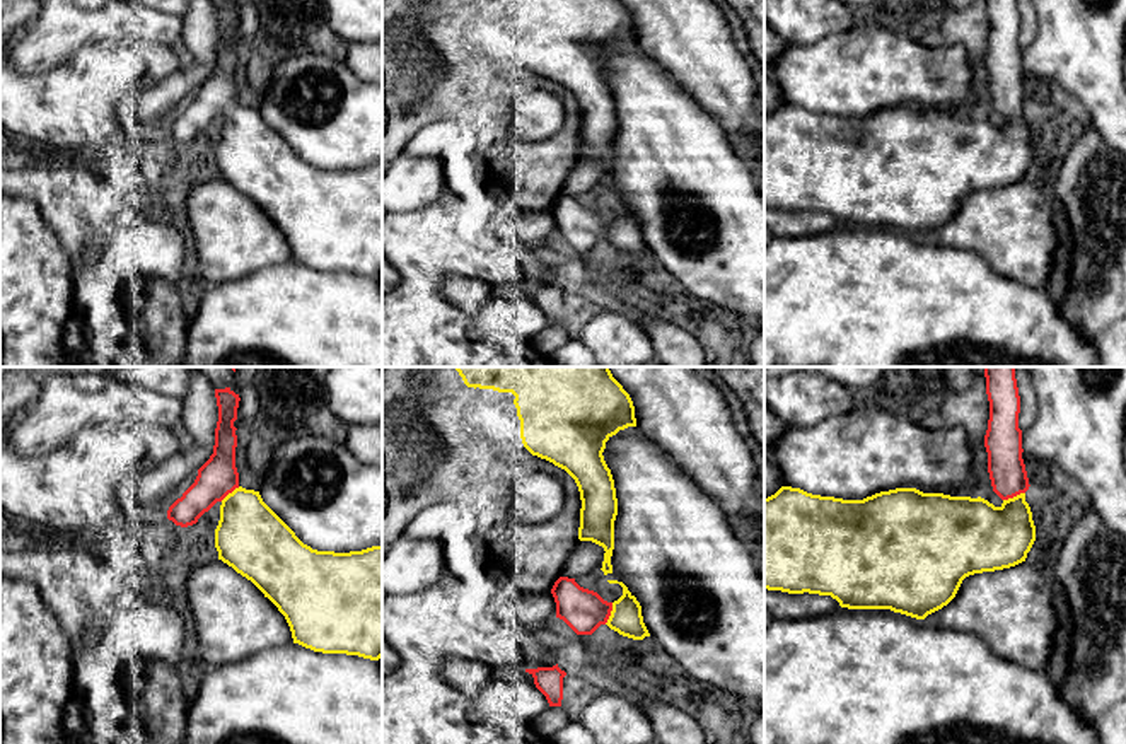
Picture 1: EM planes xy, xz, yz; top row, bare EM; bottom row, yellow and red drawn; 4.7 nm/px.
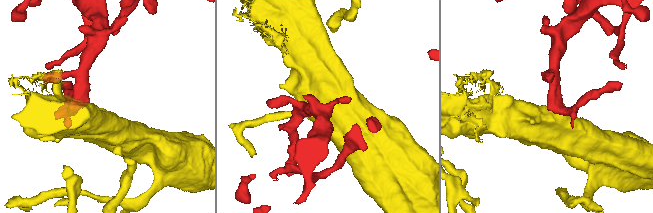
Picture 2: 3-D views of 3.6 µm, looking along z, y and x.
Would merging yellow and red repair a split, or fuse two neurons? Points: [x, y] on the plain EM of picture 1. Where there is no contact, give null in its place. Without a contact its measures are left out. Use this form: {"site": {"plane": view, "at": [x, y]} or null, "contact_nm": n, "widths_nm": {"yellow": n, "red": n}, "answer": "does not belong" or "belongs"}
{"site": {"plane": "xz", "at": [611, 231]}, "contact_nm": 110, "widths_nm": {"yellow": 150, "red": 200}, "answer": "belongs"}

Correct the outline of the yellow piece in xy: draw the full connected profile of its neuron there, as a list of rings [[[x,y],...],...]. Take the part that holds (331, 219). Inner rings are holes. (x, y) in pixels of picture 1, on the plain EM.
[[[230,5],[215,7],[218,39],[215,63],[210,77],[198,87],[194,101],[167,128],[167,137],[176,143],[188,145],[220,119],[220,138],[215,147],[218,177],[251,198],[285,234],[293,261],[322,271],[358,273],[370,278],[382,275],[382,164],[362,169],[334,171],[317,169],[304,162],[295,150],[263,119],[259,109],[239,102],[235,85],[239,12]]]

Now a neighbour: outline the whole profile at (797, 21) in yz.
[[[764,0],[764,22],[790,44],[814,44],[856,26],[853,9],[839,0]]]

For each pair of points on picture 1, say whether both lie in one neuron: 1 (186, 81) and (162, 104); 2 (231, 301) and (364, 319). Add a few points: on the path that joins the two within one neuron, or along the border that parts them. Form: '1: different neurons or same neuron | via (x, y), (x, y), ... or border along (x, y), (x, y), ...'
1: same neuron | via (181, 86), (168, 99)
2: same neuron | via (263, 319), (331, 319)

